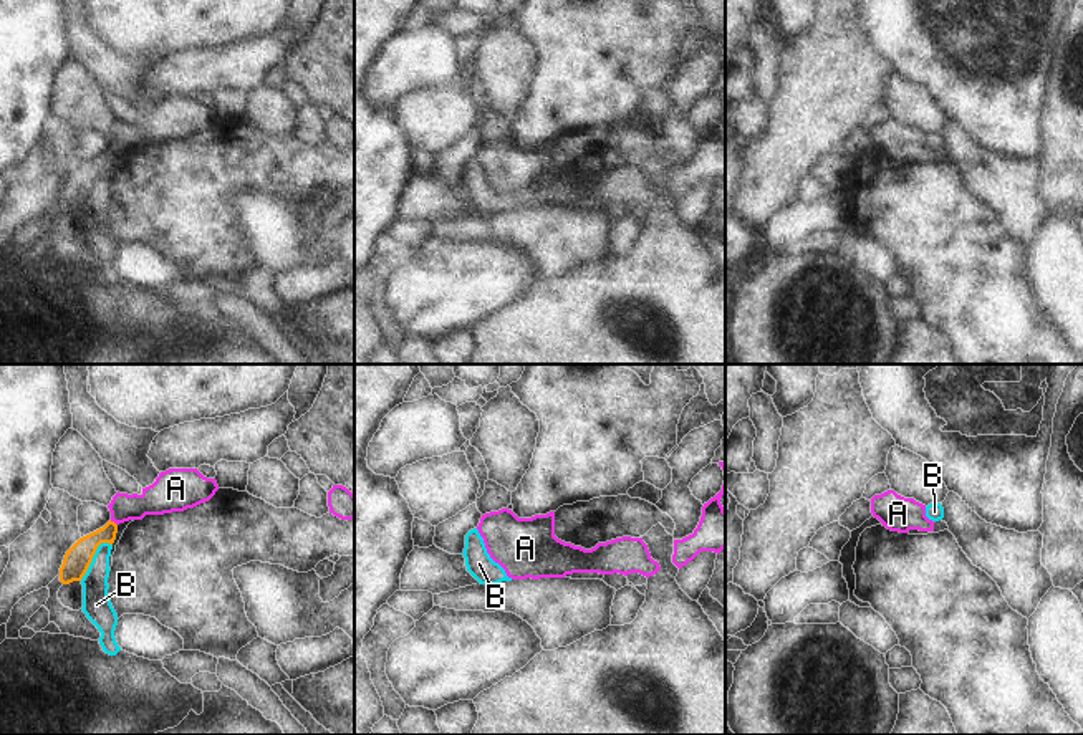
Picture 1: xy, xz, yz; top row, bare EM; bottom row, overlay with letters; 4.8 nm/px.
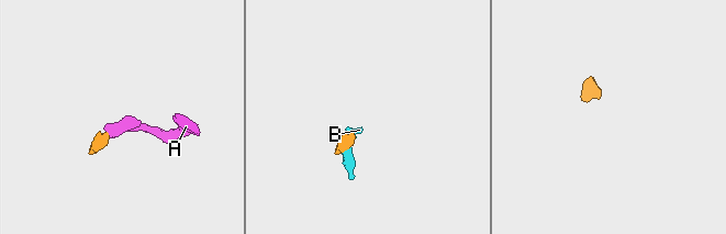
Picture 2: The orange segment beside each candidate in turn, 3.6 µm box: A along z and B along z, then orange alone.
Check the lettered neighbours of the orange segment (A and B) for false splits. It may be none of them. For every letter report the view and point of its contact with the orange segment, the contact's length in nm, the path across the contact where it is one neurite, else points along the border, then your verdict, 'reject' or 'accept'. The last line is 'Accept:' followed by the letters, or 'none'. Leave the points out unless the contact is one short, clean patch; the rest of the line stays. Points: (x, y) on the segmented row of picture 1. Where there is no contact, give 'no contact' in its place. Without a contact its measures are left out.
A: contact xy (113, 522); length 50 nm; border xy (110, 520), (116, 525); reject
B: contact xy (93, 555); length 240 nm; border xy (111, 543), (98, 547), (86, 573), (80, 580); reject
Accept: none

